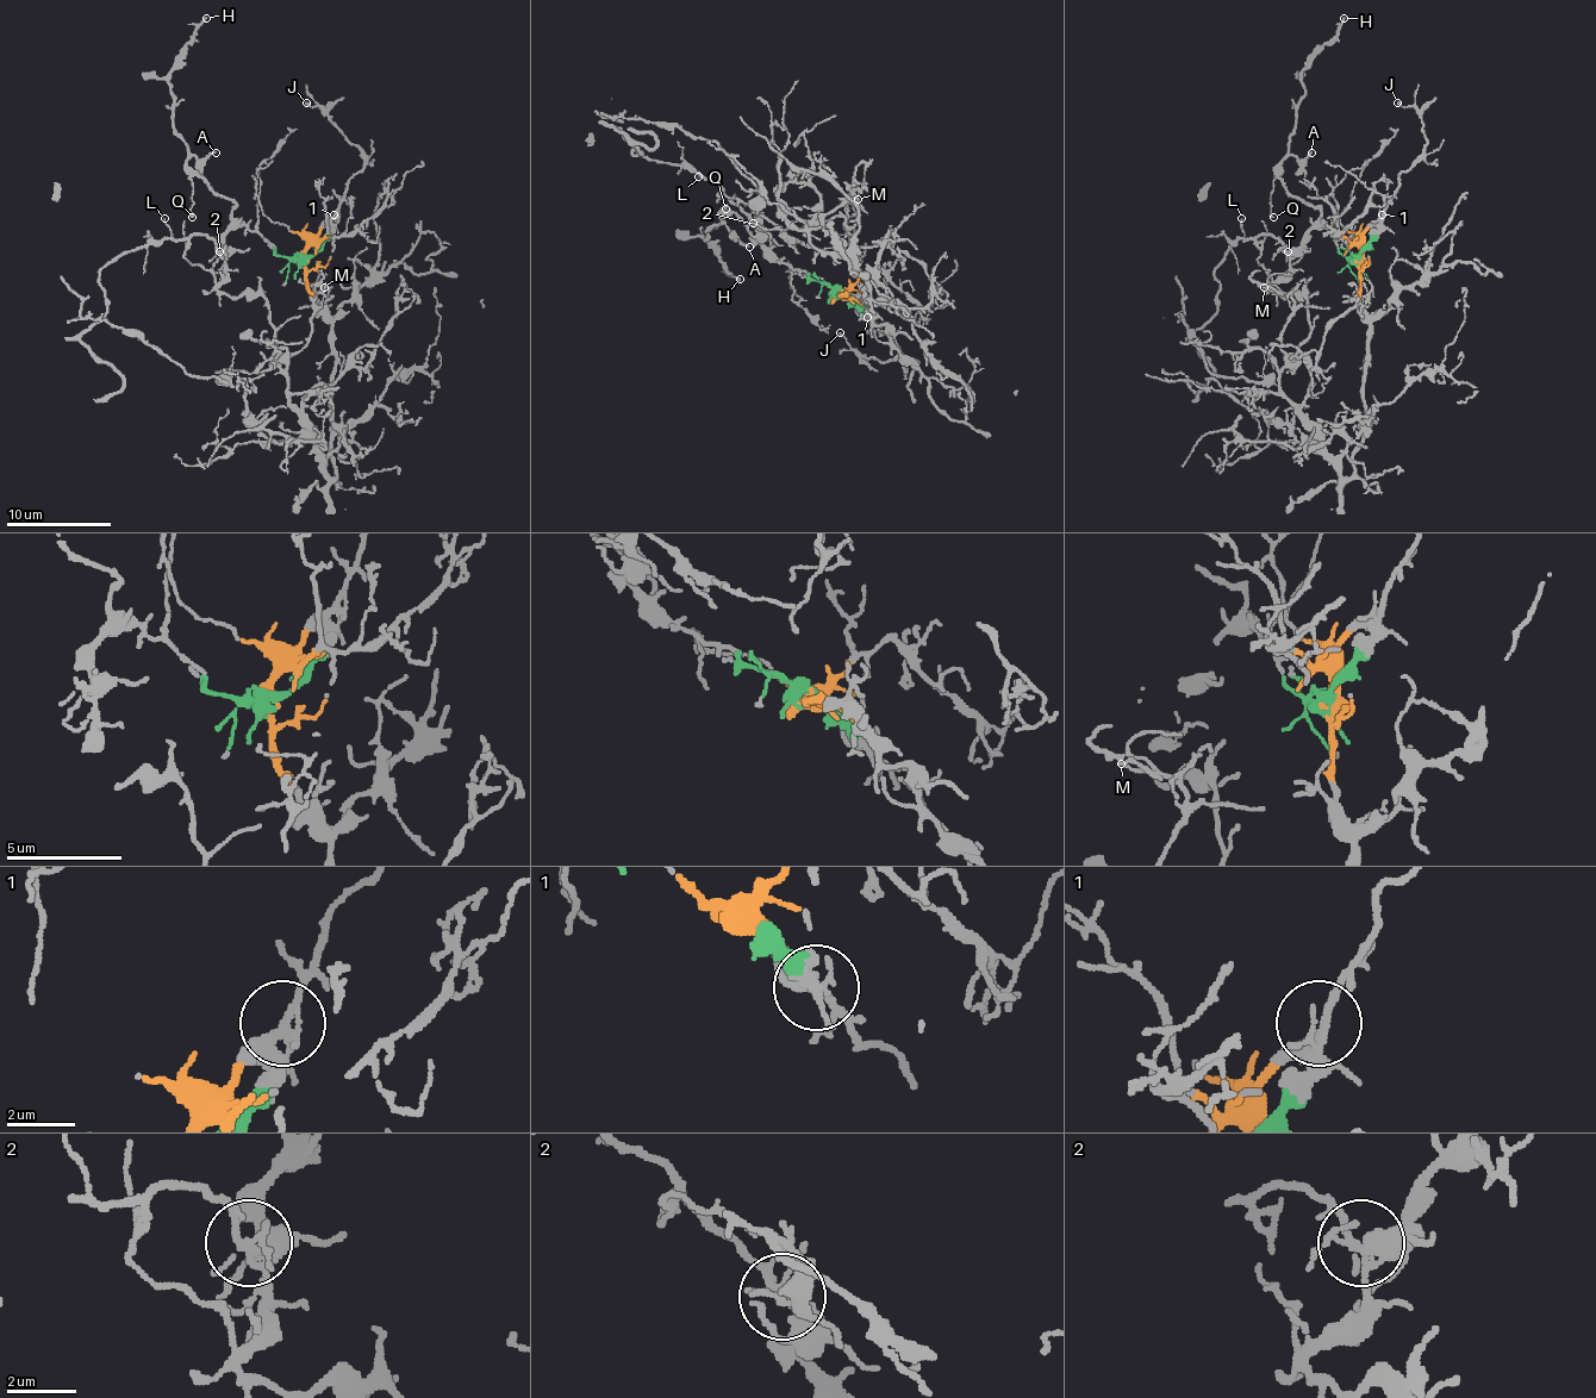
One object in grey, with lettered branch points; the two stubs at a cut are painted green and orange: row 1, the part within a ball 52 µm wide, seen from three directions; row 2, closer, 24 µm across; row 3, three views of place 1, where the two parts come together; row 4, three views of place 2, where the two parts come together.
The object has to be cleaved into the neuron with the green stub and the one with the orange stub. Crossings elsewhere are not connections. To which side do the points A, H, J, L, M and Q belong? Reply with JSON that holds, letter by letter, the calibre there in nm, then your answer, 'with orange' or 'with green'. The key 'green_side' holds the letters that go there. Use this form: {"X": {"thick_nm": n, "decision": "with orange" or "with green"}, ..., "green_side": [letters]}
{"A": {"thick_nm": 150, "decision": "with green"}, "H": {"thick_nm": 170, "decision": "with green"}, "J": {"thick_nm": 140, "decision": "with orange"}, "L": {"thick_nm": 110, "decision": "with green"}, "M": {"thick_nm": 130, "decision": "with orange"}, "Q": {"thick_nm": 130, "decision": "with green"}, "green_side": ["A", "H", "L", "Q"]}

